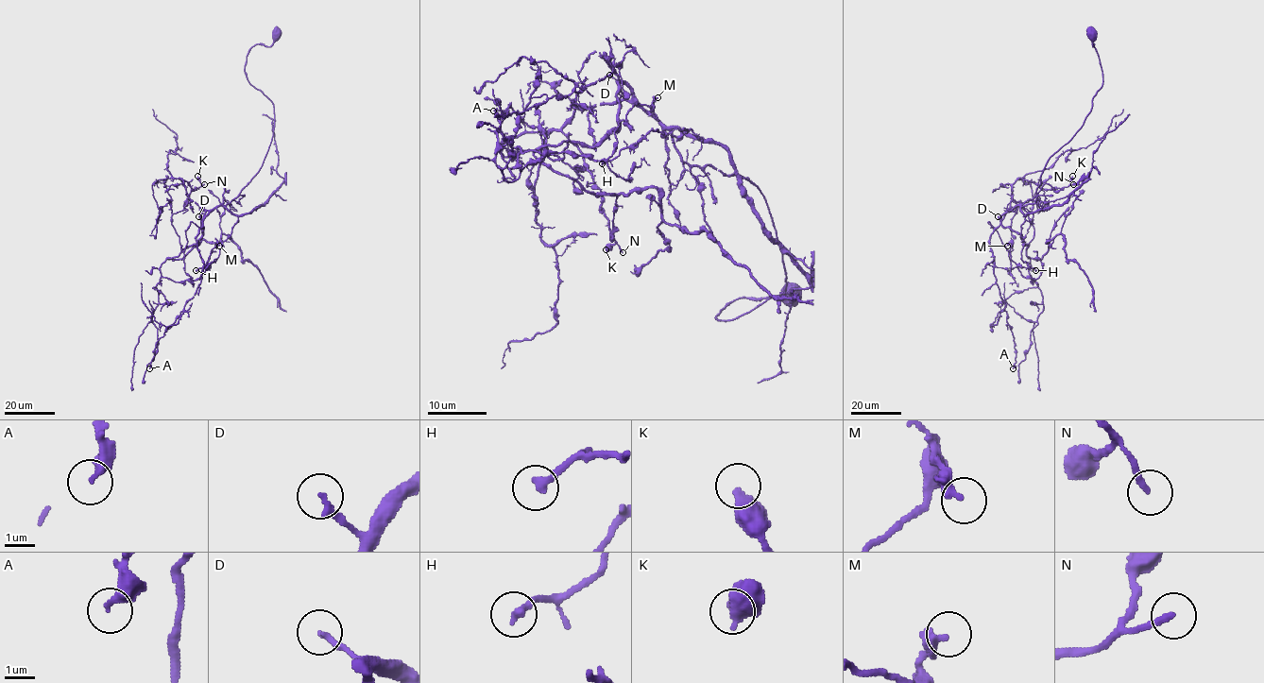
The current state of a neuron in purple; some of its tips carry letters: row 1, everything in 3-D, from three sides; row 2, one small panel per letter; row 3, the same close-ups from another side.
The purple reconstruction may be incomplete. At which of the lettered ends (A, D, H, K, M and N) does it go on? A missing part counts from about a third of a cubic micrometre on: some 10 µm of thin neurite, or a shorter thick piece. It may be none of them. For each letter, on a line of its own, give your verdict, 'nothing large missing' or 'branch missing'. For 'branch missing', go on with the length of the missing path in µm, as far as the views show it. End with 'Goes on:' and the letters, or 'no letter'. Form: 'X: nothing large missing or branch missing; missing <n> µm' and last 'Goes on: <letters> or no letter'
A: nothing large missing
D: nothing large missing
H: nothing large missing
K: branch missing; missing 10 µm
M: nothing large missing
N: branch missing; missing 20 µm
Goes on: K, N

